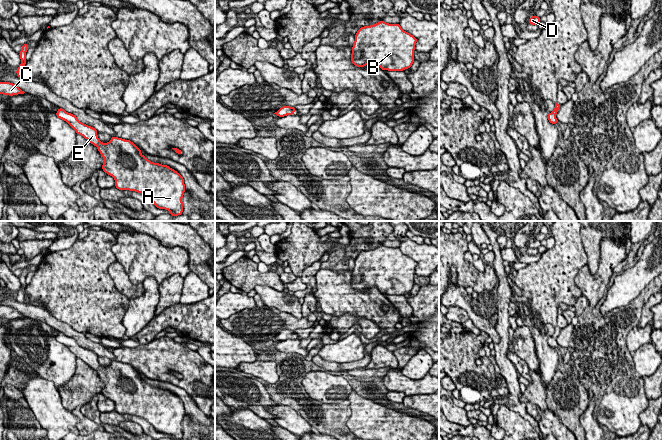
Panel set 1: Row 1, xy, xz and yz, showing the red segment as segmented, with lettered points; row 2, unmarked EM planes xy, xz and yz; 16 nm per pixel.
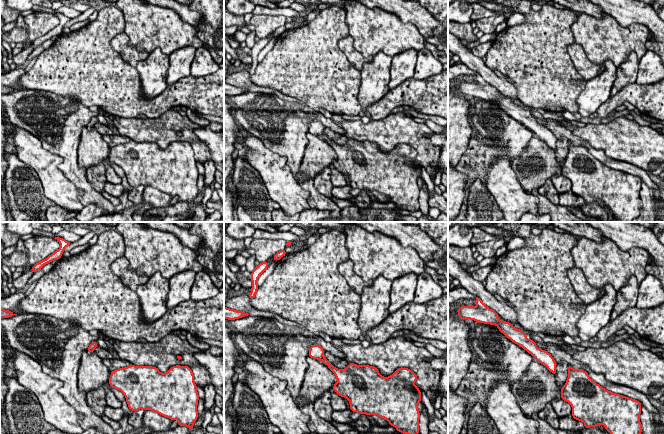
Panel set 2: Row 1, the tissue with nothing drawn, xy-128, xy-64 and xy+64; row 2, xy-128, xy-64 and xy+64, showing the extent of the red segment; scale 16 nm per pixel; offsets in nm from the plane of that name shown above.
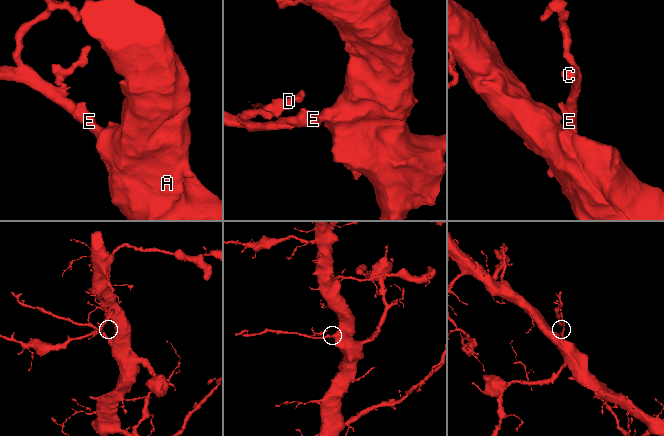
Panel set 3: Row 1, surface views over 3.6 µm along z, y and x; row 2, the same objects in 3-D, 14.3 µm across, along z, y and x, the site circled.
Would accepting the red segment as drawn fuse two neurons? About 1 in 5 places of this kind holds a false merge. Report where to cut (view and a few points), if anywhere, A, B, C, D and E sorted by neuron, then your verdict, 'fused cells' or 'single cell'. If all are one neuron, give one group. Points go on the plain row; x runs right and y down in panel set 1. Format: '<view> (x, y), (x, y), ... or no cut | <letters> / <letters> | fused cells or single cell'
no cut | A B C D E | single cell

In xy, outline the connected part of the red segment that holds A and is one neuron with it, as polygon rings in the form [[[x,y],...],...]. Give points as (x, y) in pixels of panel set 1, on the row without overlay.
[[[59,331],[56,340],[66,345],[76,355],[76,358],[83,360],[97,371],[104,383],[102,394],[114,402],[117,413],[144,418],[157,432],[169,434],[169,438],[172,440],[182,439],[182,422],[186,412],[180,397],[167,389],[151,386],[141,378],[141,373],[130,364],[112,360],[108,367],[101,366],[95,352],[80,346],[75,339],[67,337],[63,332]]]

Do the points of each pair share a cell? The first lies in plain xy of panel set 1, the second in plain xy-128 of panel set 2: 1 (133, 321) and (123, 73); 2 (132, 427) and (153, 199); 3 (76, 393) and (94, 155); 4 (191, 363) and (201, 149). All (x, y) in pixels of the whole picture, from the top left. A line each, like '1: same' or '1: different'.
1: different
2: different
3: same
4: same

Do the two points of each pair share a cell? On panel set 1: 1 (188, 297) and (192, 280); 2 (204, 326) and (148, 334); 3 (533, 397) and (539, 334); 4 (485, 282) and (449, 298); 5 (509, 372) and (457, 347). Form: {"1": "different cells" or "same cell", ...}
{"1": "same cell", "2": "same cell", "3": "same cell", "4": "different cells", "5": "different cells"}

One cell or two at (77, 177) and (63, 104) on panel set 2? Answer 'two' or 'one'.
one

